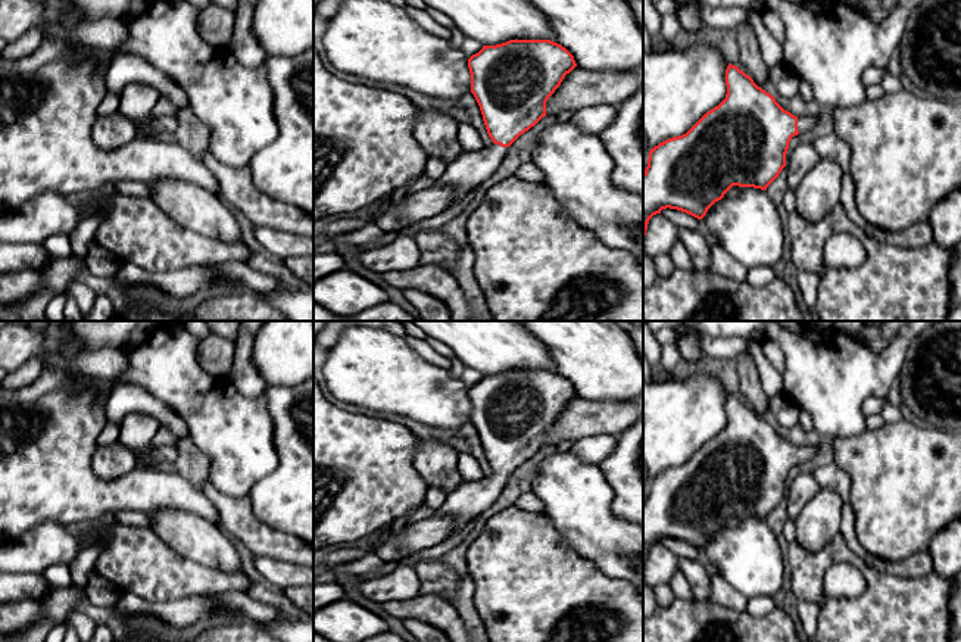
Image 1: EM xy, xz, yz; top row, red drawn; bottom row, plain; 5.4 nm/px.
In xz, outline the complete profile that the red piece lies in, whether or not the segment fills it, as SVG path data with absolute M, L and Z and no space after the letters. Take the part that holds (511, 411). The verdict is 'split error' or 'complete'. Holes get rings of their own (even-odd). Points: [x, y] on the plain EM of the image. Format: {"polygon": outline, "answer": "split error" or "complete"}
{"polygon": "M550 370L483 375L468 389L471 423L493 473L458 486L434 512L453 518L450 536L497 501L508 477L546 446L547 428L575 396L574 386Z", "answer": "split error"}

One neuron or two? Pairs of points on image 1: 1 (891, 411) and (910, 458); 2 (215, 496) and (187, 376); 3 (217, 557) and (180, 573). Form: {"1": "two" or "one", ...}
{"1": "two", "2": "two", "3": "two"}

